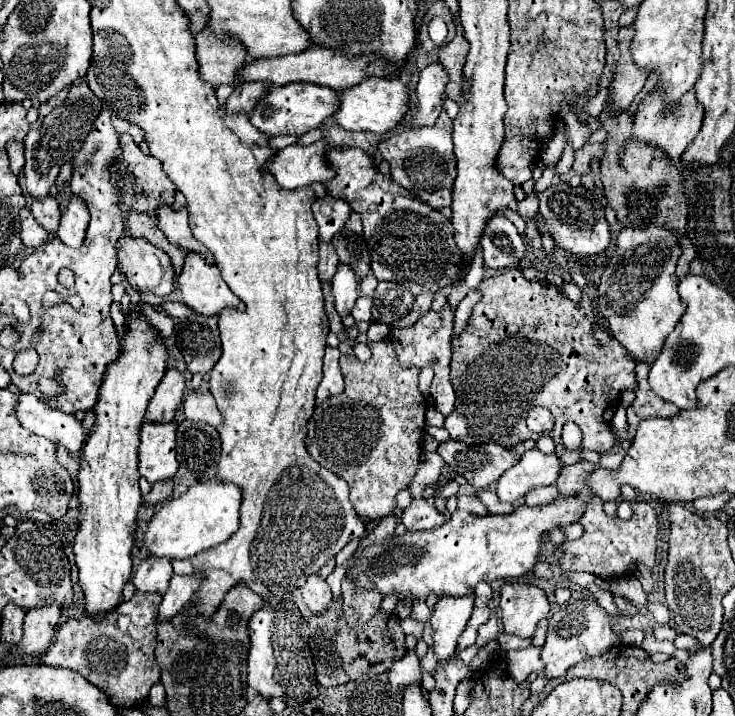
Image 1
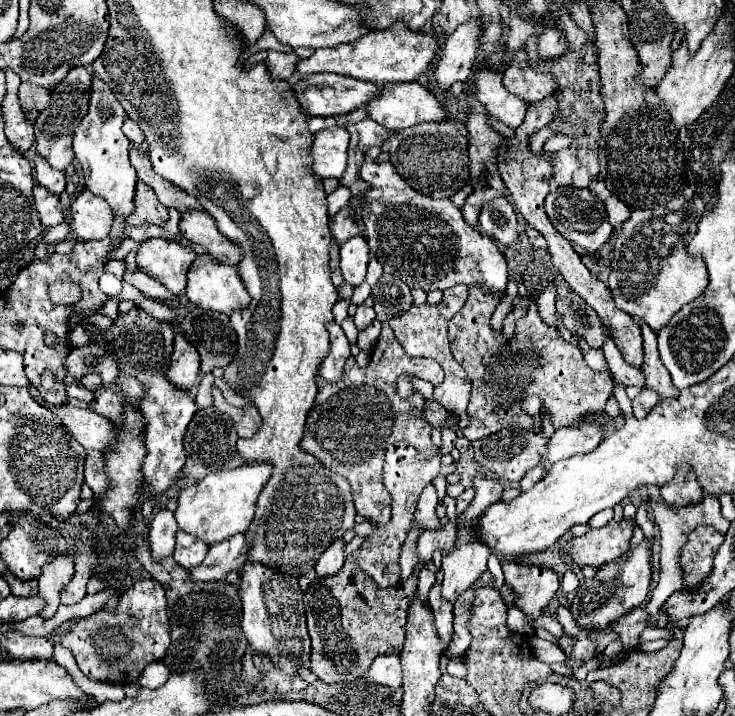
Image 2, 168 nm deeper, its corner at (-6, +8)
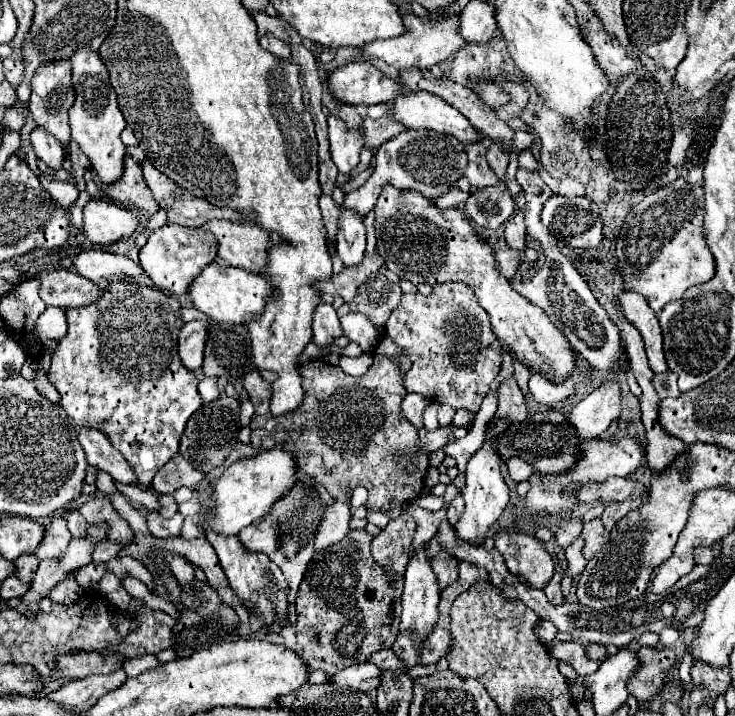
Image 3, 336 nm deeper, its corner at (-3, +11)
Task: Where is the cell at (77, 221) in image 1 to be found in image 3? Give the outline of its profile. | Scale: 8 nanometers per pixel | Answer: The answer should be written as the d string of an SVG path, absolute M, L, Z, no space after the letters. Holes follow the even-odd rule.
M91 199L83 209L81 233L95 245L107 245L133 235L137 225L137 213L117 207L105 199Z

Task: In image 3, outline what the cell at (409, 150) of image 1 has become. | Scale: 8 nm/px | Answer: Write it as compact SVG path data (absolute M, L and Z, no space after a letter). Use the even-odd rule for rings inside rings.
M405 129L375 151L375 173L363 187L345 195L341 209L353 211L361 219L365 219L373 211L381 189L387 183L393 183L397 189L419 191L427 199L437 199L451 187L455 187L455 183L465 175L465 169L467 153L461 141L447 133L437 133L429 129Z

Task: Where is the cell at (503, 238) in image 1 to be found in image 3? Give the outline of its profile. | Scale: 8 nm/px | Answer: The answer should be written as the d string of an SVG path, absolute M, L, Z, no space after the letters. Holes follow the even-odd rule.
M491 185L471 193L469 201L465 203L465 213L475 225L483 229L499 229L513 217L515 201L511 199L507 187Z

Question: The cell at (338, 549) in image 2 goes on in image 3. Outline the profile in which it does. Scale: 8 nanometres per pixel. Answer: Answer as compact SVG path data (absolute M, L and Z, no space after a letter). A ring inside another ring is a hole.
M335 499L333 505L325 511L325 517L319 525L319 531L315 537L315 551L321 553L327 547L339 543L349 533L349 519L351 519L349 503Z

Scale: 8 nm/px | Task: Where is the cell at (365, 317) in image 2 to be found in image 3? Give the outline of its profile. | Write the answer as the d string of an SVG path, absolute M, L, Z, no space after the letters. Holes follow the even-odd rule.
M349 313L341 317L341 327L343 335L349 337L351 341L357 341L365 353L371 353L375 349L379 333L377 327L363 313Z

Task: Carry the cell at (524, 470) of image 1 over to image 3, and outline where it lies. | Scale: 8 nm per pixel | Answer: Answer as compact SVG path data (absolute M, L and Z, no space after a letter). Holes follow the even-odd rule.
M607 381L599 389L591 391L585 399L575 403L567 421L575 431L577 441L595 439L619 417L621 413L621 389L617 383Z

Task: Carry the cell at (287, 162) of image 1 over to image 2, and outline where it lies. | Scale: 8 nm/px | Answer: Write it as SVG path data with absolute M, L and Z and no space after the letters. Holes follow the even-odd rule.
M332 126L314 134L314 172L320 178L342 178L348 164L348 142L350 134L340 126Z

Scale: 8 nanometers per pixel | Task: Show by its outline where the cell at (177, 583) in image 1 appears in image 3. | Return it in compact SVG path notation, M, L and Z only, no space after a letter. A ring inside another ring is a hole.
M265 519L259 525L249 525L239 531L239 541L249 553L273 553L277 549L277 527Z

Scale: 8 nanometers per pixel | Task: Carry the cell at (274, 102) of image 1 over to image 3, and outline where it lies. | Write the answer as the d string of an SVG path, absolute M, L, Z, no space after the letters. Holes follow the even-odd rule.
M349 63L327 75L331 95L341 103L351 105L377 105L389 103L401 93L401 85L381 75L373 65Z

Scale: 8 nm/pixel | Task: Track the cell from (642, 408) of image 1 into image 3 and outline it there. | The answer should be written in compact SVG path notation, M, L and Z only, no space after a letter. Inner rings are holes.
M623 291L619 295L619 303L623 305L625 317L639 329L639 333L645 341L645 351L649 357L651 371L655 375L667 373L669 367L667 367L665 355L663 355L663 341L661 341L661 329L659 329L657 315L649 309L649 305L645 305L645 301L639 293L625 293Z

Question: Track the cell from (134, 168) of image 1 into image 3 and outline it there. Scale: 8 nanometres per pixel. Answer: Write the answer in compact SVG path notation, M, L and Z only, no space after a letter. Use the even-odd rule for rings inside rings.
M147 159L141 163L141 169L143 169L143 177L149 189L153 191L159 207L167 211L167 219L171 223L195 229L211 219L243 221L243 217L239 213L233 213L231 209L215 207L205 199L193 197L189 191L175 185L169 177L161 175Z

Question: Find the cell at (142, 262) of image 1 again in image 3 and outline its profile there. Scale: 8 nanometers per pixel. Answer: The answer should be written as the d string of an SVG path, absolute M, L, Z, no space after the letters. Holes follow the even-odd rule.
M165 223L161 229L155 229L155 231L149 235L147 243L139 249L139 261L141 261L143 271L153 279L153 283L155 283L161 291L165 291L167 295L175 295L175 297L187 293L187 287L191 285L191 281L197 277L197 273L201 273L201 269L203 269L207 263L211 263L211 261L215 259L215 255L217 255L217 239L215 239L211 233L207 233L207 231L203 231L203 229L181 227L181 225L175 225L175 223Z

